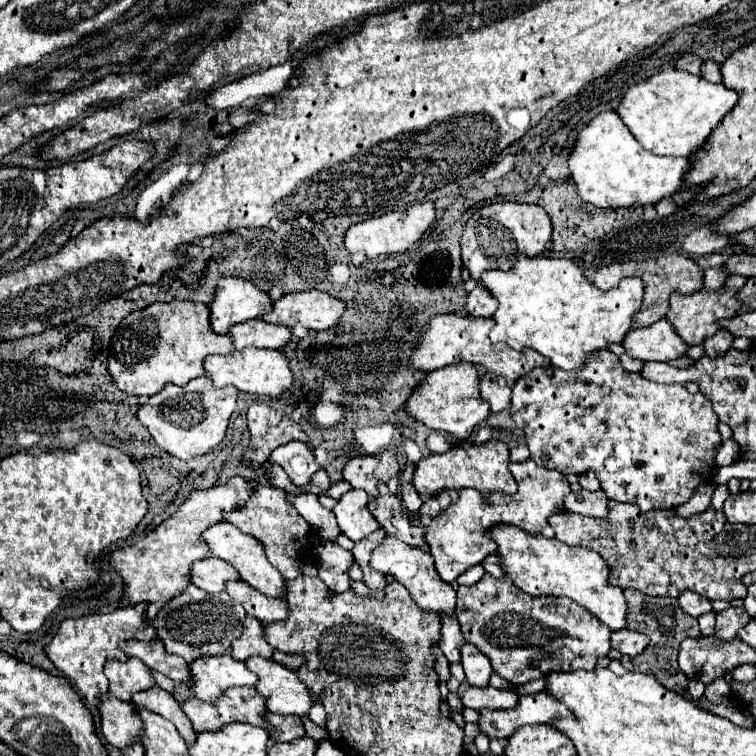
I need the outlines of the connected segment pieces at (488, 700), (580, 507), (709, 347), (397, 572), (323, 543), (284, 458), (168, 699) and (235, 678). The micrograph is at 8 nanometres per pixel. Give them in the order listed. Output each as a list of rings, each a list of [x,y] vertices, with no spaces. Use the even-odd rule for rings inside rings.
[[[467,687],[465,693],[461,695],[461,701],[465,707],[471,709],[509,709],[509,707],[517,707],[517,699],[519,695],[515,691],[505,691],[505,689],[493,689],[493,687],[485,687],[485,689],[477,689],[477,687]]]
[[[579,491],[579,493],[569,493],[565,497],[565,507],[571,513],[579,513],[585,517],[599,517],[605,519],[609,515],[609,499],[603,491],[591,493],[591,491]]]
[[[717,331],[713,337],[705,339],[705,351],[707,351],[707,357],[717,357],[717,355],[723,355],[727,349],[733,347],[733,341],[735,337],[729,335],[729,331]]]
[[[387,535],[385,543],[373,551],[371,567],[381,573],[391,573],[395,577],[395,581],[399,581],[413,595],[415,603],[423,611],[437,613],[437,615],[453,615],[455,613],[455,589],[437,575],[437,571],[433,567],[433,557],[429,555],[429,551],[409,547],[403,541]]]
[[[321,539],[315,543],[315,555],[317,555],[317,569],[323,583],[333,593],[343,593],[351,587],[349,567],[353,565],[355,557],[351,551],[341,549],[337,543]]]
[[[293,441],[293,443],[287,443],[287,445],[277,447],[271,453],[269,461],[281,465],[285,469],[285,473],[289,475],[289,479],[295,485],[299,485],[299,487],[301,485],[307,485],[309,479],[311,479],[311,475],[319,469],[317,463],[315,463],[313,453],[301,441]]]
[[[151,687],[147,691],[135,693],[133,703],[169,719],[179,729],[179,733],[181,733],[181,737],[185,739],[187,745],[193,745],[193,741],[197,739],[197,733],[193,731],[189,717],[181,711],[181,705],[175,701],[175,697],[171,693],[163,691],[161,687]]]
[[[231,655],[201,657],[191,663],[191,673],[193,681],[189,687],[201,701],[221,699],[229,687],[257,685],[257,675],[253,675],[243,661],[237,661]]]

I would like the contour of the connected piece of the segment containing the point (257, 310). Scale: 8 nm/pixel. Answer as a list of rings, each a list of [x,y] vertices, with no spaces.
[[[225,277],[217,283],[211,307],[211,327],[215,333],[227,333],[235,323],[259,319],[273,309],[271,297],[247,279]]]

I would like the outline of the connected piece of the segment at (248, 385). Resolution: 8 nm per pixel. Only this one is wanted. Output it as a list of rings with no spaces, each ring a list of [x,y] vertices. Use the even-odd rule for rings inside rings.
[[[259,347],[241,349],[231,355],[225,355],[225,357],[211,355],[209,359],[205,359],[205,371],[207,371],[207,377],[211,377],[215,387],[233,385],[233,387],[247,391],[247,393],[271,395],[271,397],[279,397],[281,393],[289,391],[295,383],[295,375],[289,369],[289,359],[281,351],[259,349]]]

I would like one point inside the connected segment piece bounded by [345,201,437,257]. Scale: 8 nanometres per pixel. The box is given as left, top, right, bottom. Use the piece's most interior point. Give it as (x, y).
(395, 232)

